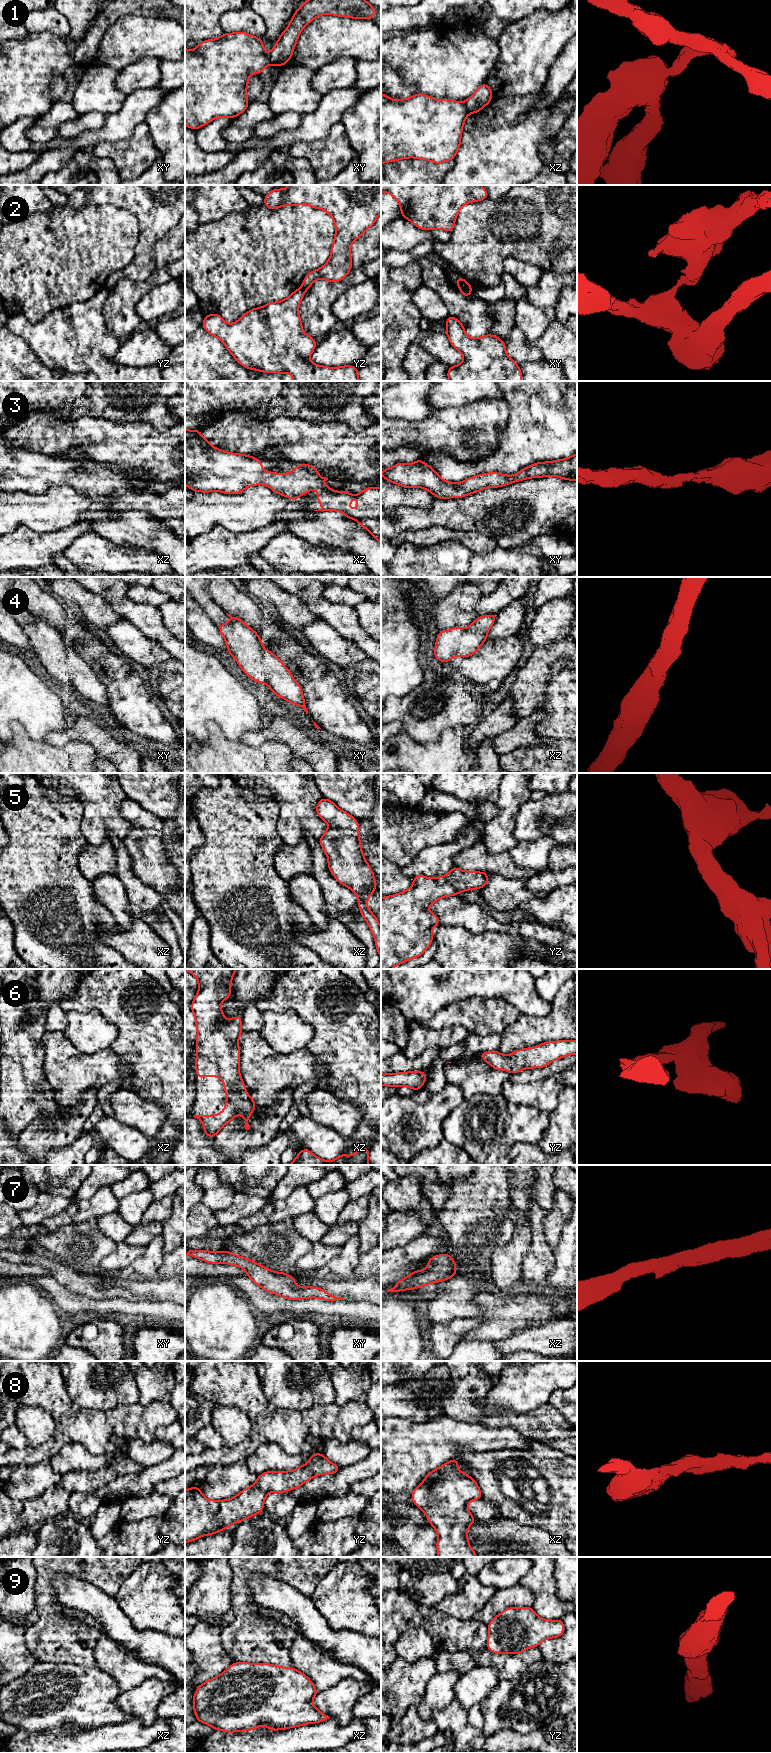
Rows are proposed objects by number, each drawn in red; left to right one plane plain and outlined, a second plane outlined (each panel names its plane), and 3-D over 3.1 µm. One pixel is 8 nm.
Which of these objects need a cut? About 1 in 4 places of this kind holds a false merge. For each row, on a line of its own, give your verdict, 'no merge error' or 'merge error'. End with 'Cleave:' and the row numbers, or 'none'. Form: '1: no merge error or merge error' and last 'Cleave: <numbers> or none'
1: merge error
2: merge error
3: no merge error
4: no merge error
5: no merge error
6: no merge error
7: no merge error
8: no merge error
9: no merge error
Cleave: 1, 2

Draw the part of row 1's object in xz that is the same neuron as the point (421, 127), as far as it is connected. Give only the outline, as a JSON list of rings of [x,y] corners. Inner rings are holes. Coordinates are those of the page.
[[[381,93],[381,164],[405,158],[428,160],[436,164],[454,160],[461,145],[462,129],[468,114],[465,104],[459,101],[437,100],[421,93],[407,99],[392,100]]]

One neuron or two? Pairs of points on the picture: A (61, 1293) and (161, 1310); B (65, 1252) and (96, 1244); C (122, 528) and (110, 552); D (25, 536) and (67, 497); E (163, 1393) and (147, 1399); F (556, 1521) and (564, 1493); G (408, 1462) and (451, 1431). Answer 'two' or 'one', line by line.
A: one
B: one
C: two
D: two
E: one
F: one
G: one

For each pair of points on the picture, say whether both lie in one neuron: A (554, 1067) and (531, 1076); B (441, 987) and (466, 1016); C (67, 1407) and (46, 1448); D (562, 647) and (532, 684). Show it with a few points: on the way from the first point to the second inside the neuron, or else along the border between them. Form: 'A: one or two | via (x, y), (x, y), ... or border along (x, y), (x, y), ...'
A: one | via (548, 1071), (537, 1074)
B: two | border along (477, 997), (448, 1004), (434, 1015)
C: one | via (67, 1418), (67, 1430), (57, 1440)
D: one | via (553, 656), (534, 675)

